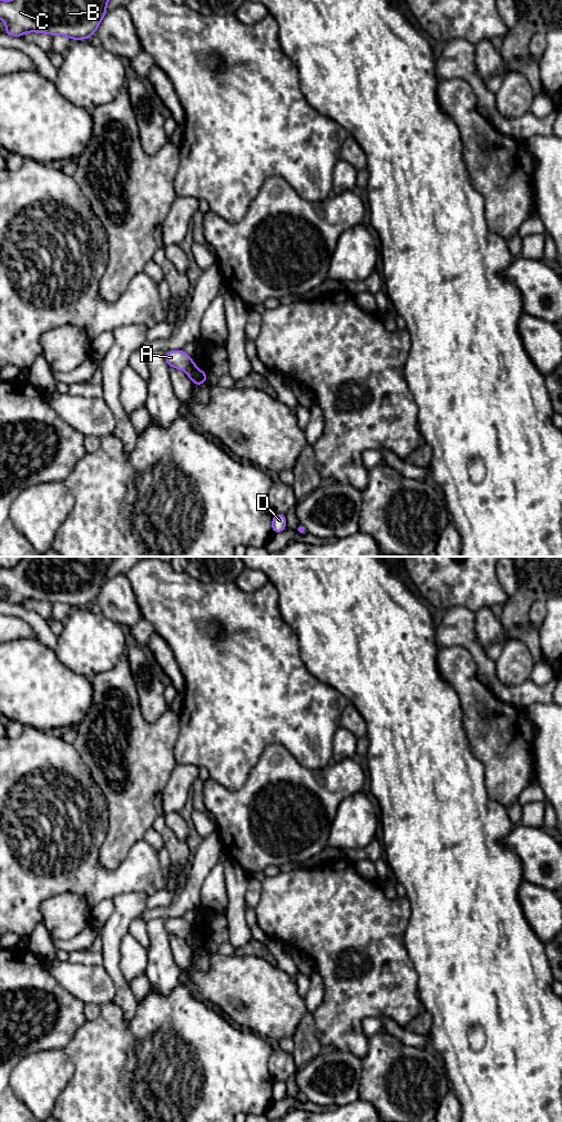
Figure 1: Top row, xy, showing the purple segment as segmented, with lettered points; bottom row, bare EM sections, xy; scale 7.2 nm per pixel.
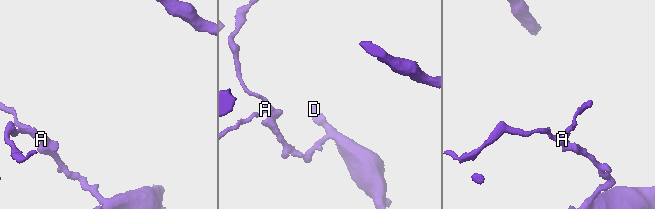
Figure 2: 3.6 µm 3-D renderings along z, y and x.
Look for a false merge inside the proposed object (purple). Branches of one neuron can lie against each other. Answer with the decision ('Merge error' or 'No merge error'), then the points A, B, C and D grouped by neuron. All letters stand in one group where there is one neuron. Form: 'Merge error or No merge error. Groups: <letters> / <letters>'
Merge error. Groups: A B C / D

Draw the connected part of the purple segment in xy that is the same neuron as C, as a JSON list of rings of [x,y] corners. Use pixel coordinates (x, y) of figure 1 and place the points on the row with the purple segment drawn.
[[[0,0],[0,19],[12,37],[28,32],[89,39],[108,12],[109,0]]]

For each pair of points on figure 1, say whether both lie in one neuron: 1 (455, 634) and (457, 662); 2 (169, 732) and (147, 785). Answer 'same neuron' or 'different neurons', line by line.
1: different neurons
2: same neuron

